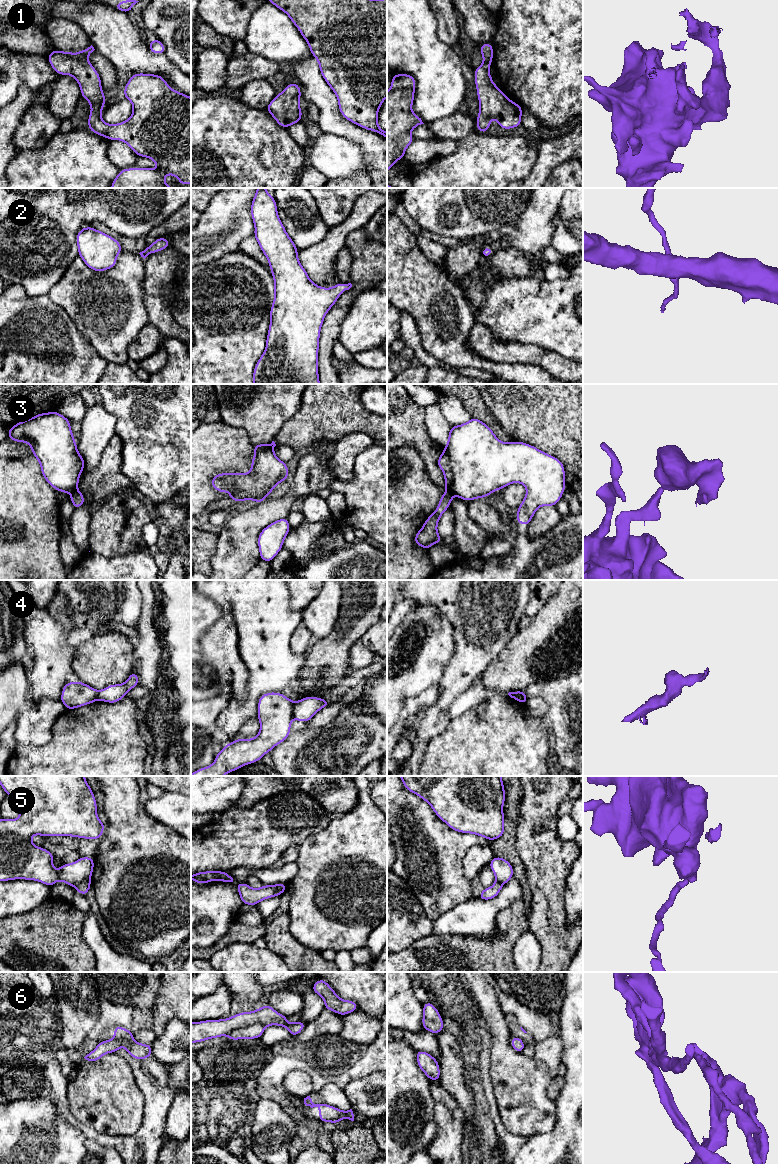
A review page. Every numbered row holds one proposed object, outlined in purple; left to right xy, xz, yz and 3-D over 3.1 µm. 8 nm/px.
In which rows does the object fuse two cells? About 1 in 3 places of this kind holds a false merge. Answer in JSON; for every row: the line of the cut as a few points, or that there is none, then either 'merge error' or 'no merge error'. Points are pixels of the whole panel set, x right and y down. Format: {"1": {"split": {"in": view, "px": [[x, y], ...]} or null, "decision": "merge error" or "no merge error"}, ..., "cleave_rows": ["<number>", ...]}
{"1": {"split": null, "decision": "no merge error"}, "2": {"split": null, "decision": "no merge error"}, "3": {"split": {"in": "yz", "px": [[446, 490], [452, 495]]}, "decision": "merge error"}, "4": {"split": {"in": "xz", "px": [[295, 702], [293, 717]]}, "decision": "merge error"}, "5": {"split": {"in": "xy", "px": [[89, 879], [80, 881], [74, 886]]}, "decision": "merge error"}, "6": {"split": {"in": "xy", "px": [[113, 1038], [117, 1040]]}, "decision": "merge error"}, "cleave_rows": ["3", "4", "5", "6"]}

